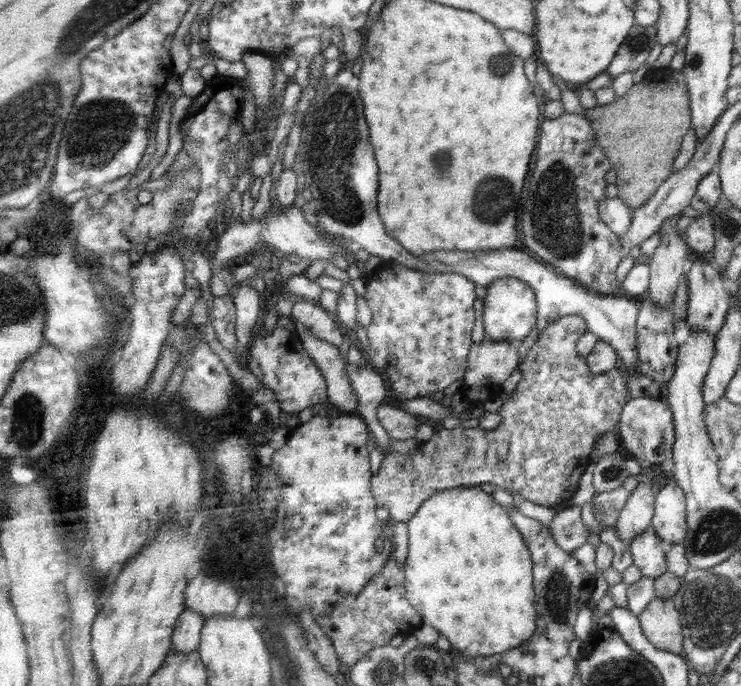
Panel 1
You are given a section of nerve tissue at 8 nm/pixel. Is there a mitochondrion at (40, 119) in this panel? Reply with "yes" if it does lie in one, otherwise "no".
yes

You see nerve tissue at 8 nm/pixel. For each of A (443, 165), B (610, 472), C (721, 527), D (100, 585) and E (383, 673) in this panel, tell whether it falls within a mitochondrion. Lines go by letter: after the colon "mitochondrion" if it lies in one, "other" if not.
A: mitochondrion
B: mitochondrion
C: mitochondrion
D: other
E: mitochondrion

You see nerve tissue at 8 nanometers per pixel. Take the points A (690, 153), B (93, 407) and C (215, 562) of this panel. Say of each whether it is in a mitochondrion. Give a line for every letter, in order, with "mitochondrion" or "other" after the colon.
A: other
B: mitochondrion
C: other

